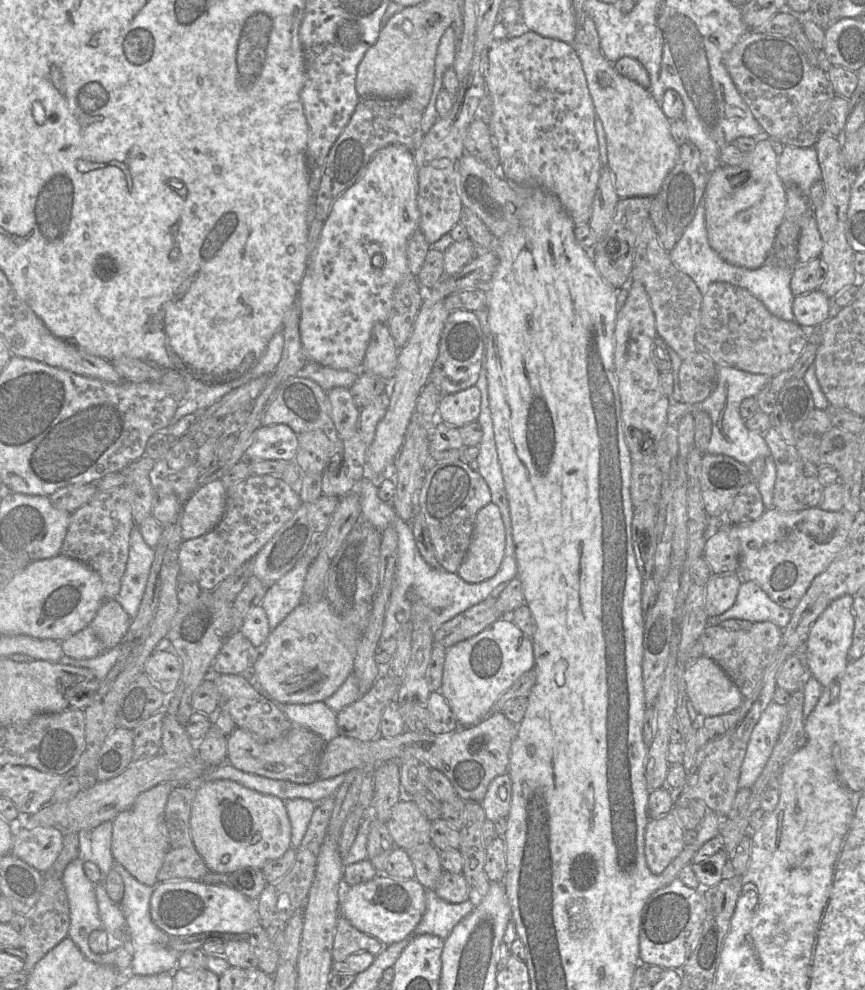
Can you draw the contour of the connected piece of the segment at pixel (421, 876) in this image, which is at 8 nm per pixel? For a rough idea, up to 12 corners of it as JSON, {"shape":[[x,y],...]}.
{"shape":[[432,843],[407,853],[415,879],[434,890],[443,873],[439,851]]}

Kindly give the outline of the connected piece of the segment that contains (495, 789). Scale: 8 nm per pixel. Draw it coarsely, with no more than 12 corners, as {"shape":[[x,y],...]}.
{"shape":[[494,778],[481,802],[487,820],[509,814],[512,782]]}

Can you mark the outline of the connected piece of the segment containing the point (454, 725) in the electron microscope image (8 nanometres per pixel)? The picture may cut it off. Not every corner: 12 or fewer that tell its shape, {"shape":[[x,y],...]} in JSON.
{"shape":[[440,691],[426,704],[427,731],[445,734],[459,724]]}

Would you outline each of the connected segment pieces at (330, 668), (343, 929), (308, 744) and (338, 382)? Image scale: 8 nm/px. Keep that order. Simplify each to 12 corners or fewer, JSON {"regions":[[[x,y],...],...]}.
{"regions":[[[325,598],[260,649],[252,680],[277,704],[324,702],[361,638]],[[339,914],[332,960],[357,952],[377,955],[384,945]],[[296,725],[258,742],[227,736],[227,762],[249,774],[307,785],[326,742]],[[308,362],[296,376],[324,391],[350,389],[357,373]]]}

